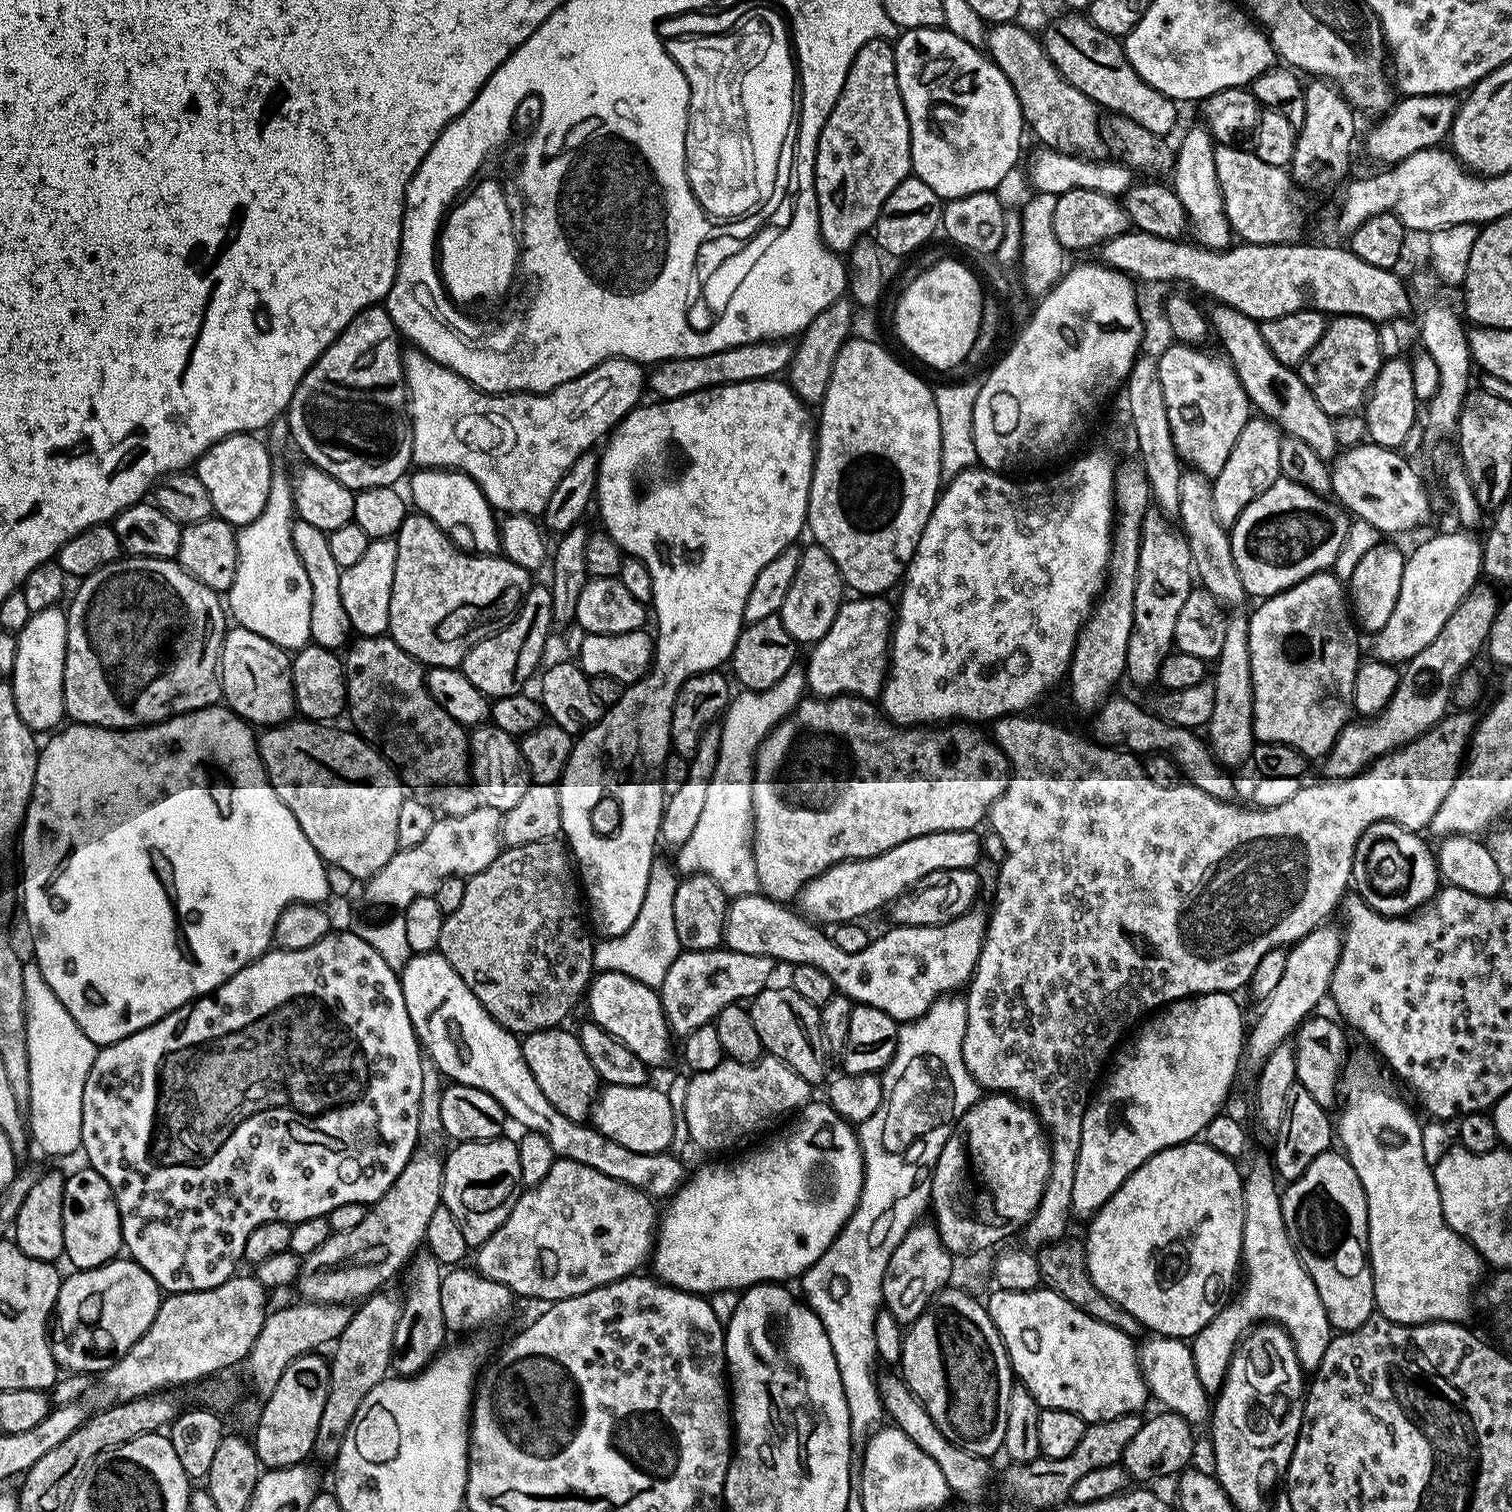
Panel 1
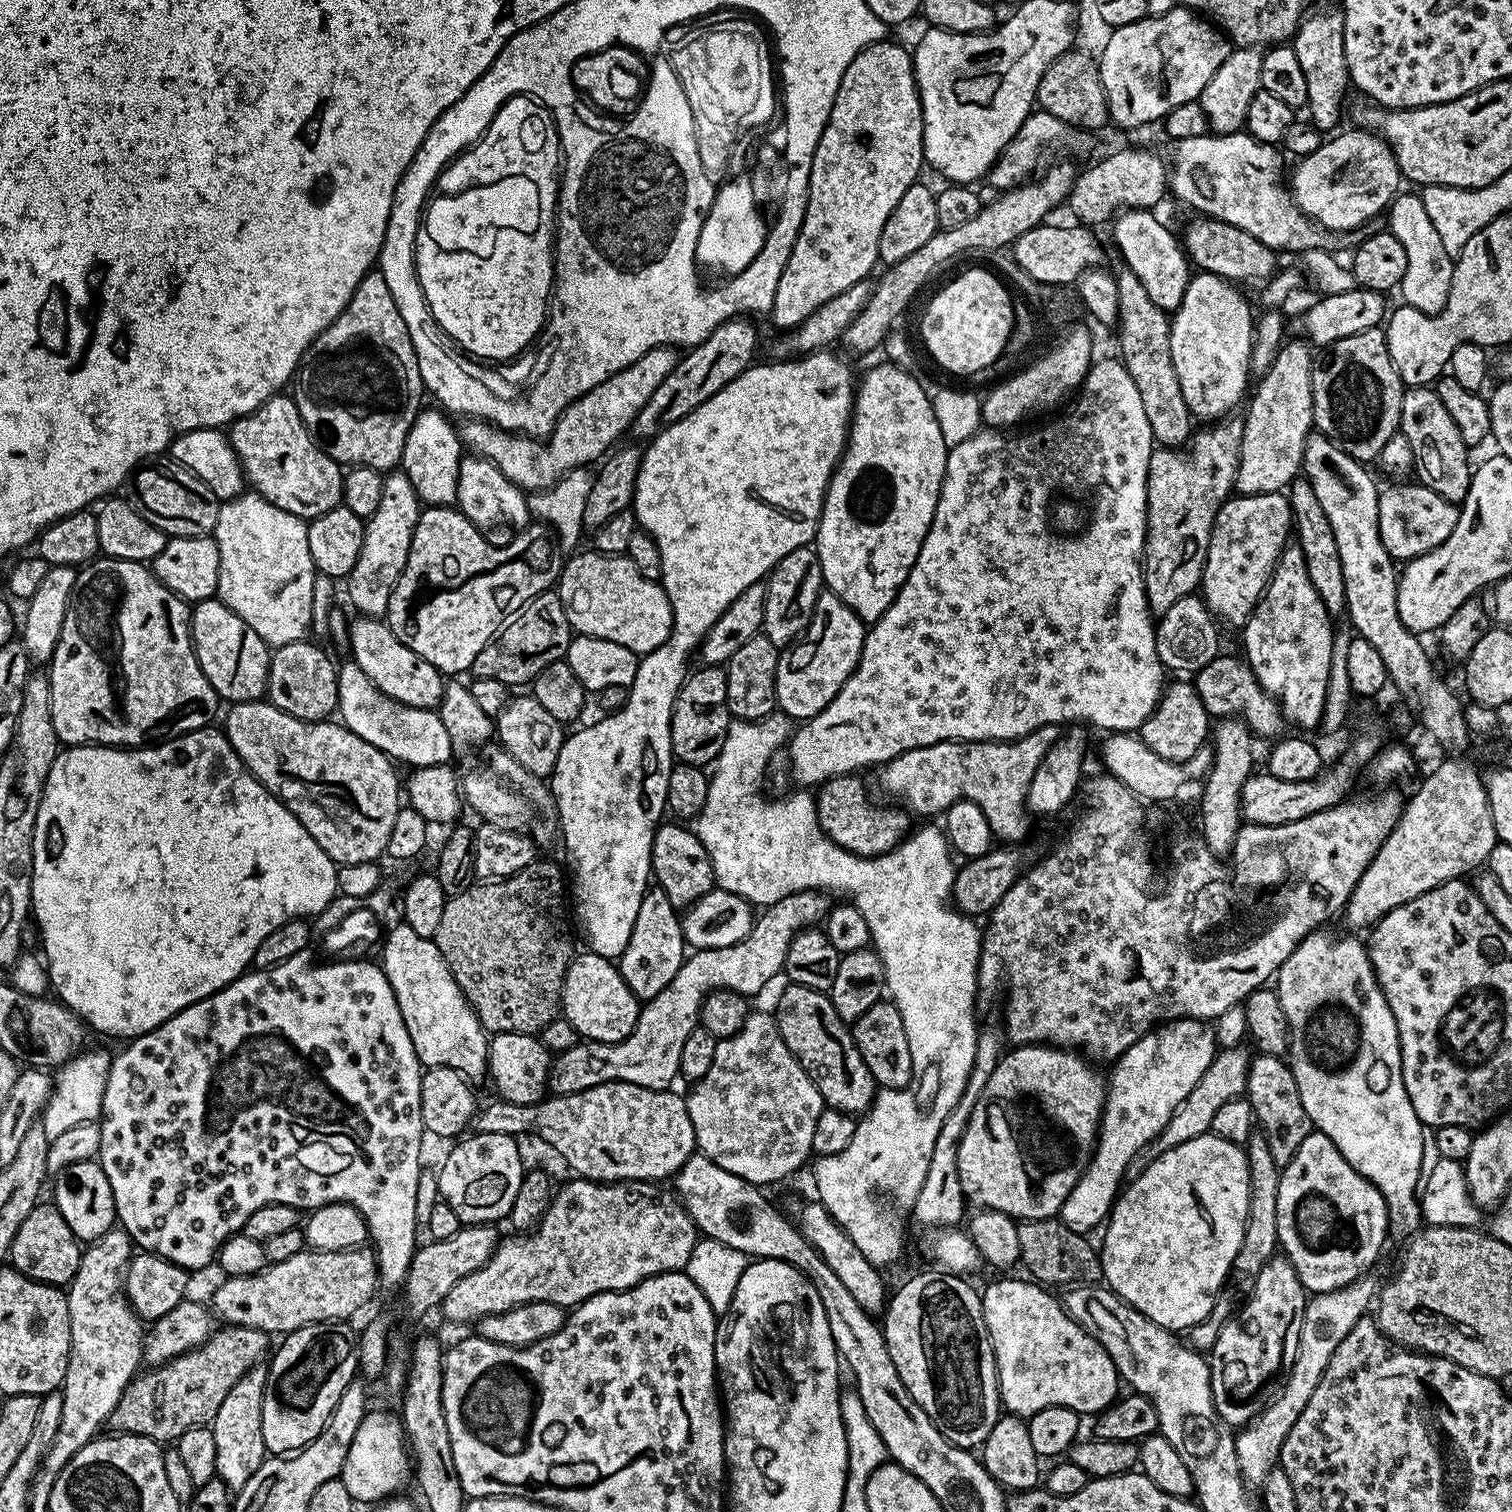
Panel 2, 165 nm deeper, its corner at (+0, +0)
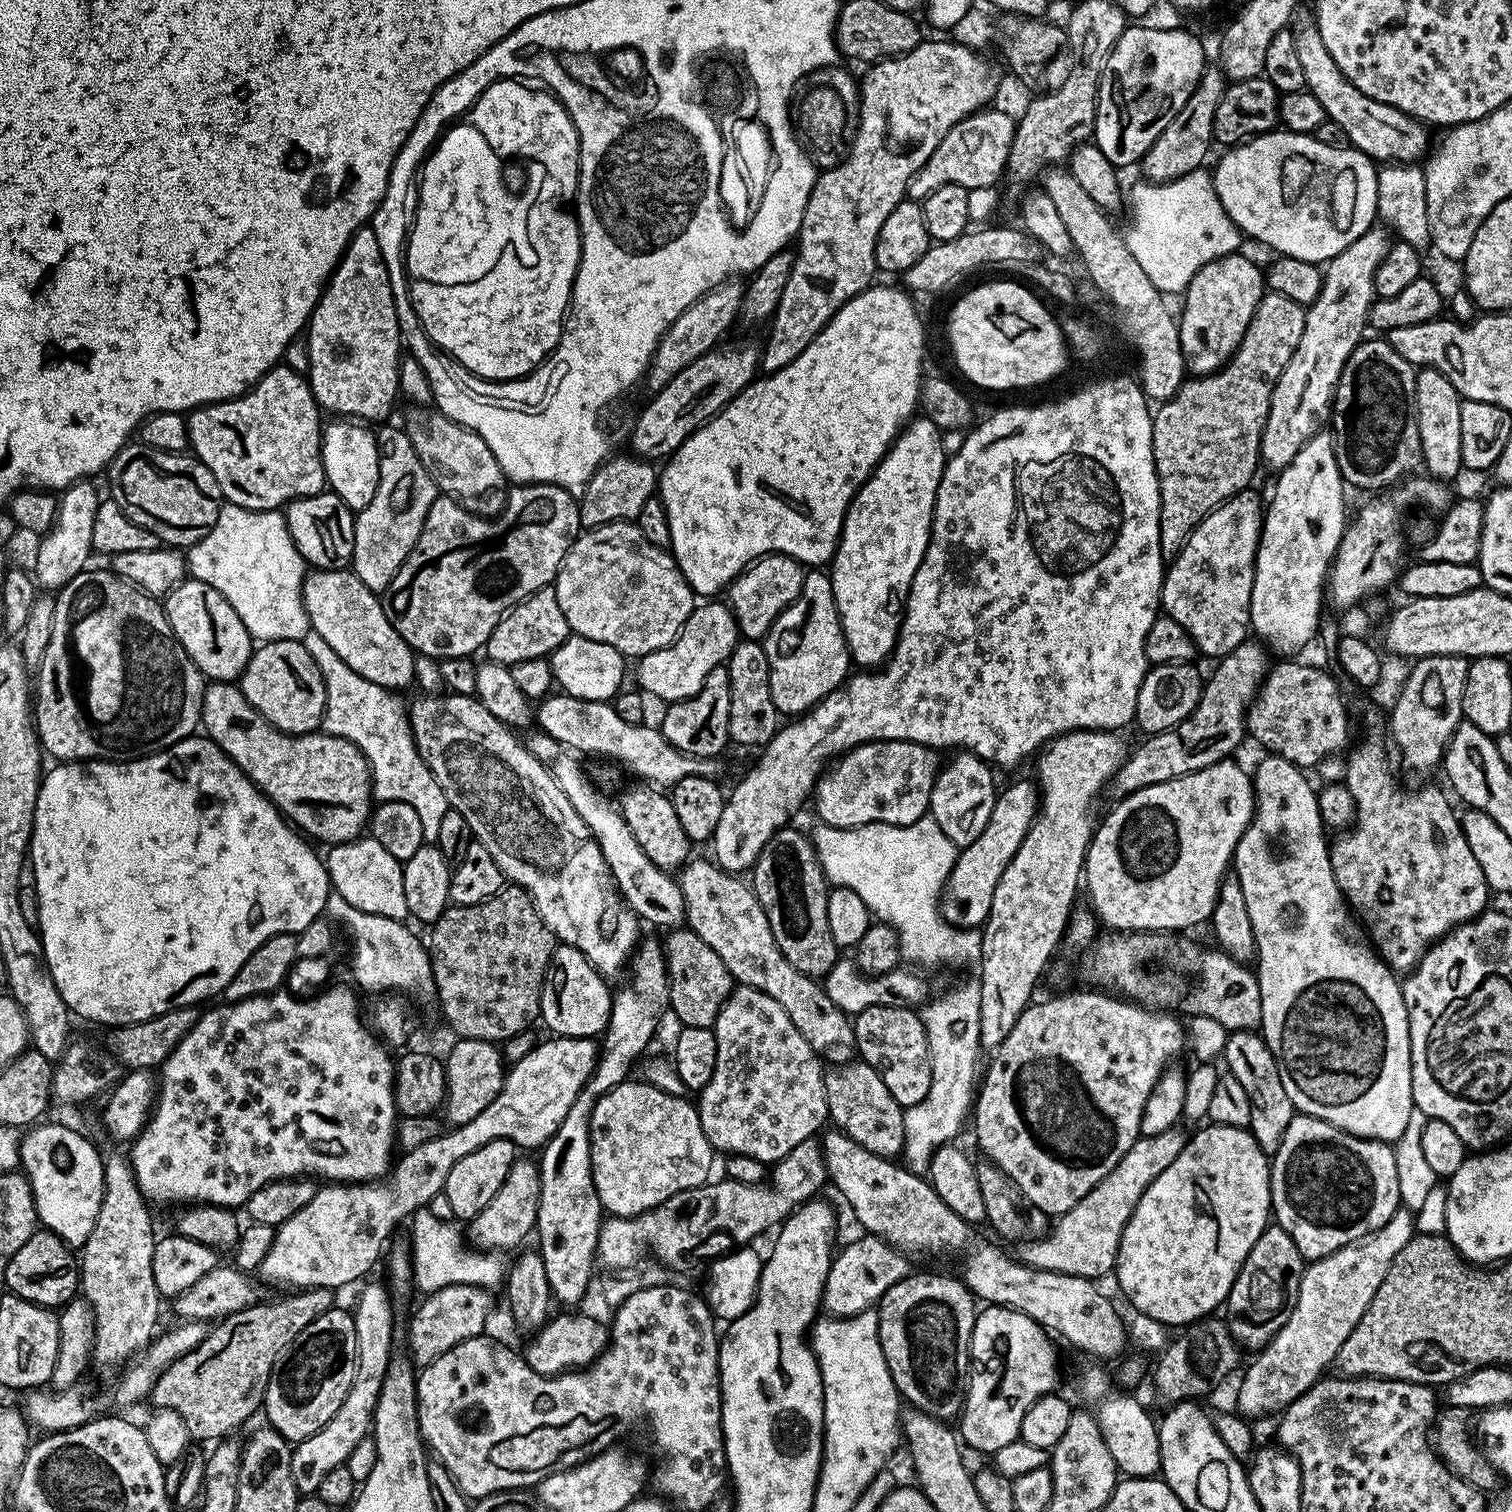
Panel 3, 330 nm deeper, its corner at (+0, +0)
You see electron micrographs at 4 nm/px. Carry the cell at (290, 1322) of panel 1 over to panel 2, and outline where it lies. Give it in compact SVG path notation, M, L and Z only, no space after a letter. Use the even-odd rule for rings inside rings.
M263 1363L253 1364L238 1382L234 1382L234 1390L226 1394L222 1406L218 1406L218 1414L210 1422L214 1434L214 1446L218 1453L216 1459L216 1475L229 1488L238 1490L254 1478L254 1474L264 1465L266 1453L262 1442L262 1398L264 1387L268 1381L268 1369Z

